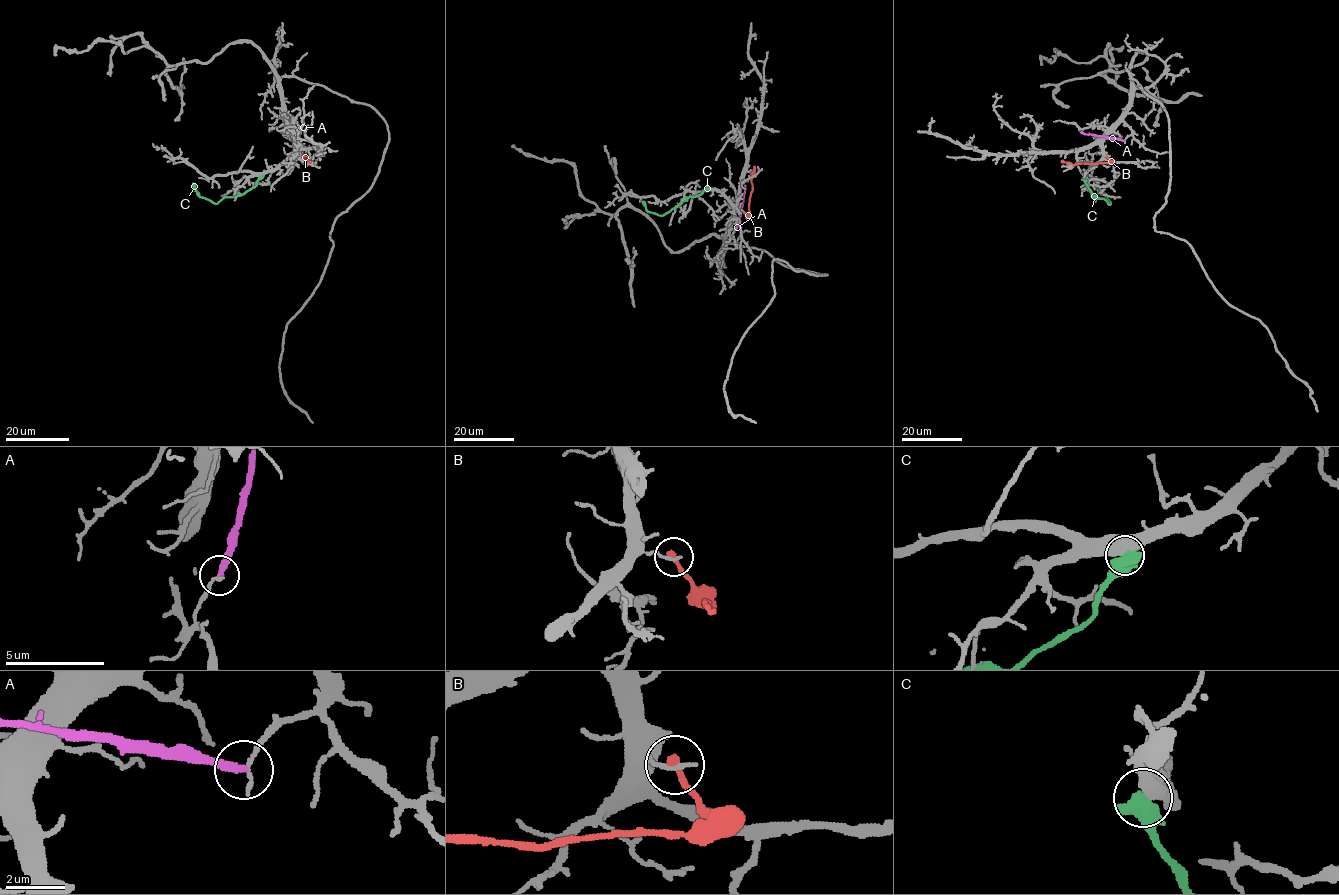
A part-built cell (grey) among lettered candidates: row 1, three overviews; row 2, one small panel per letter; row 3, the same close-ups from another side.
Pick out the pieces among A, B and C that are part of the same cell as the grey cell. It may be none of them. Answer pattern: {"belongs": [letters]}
{"belongs": []}

